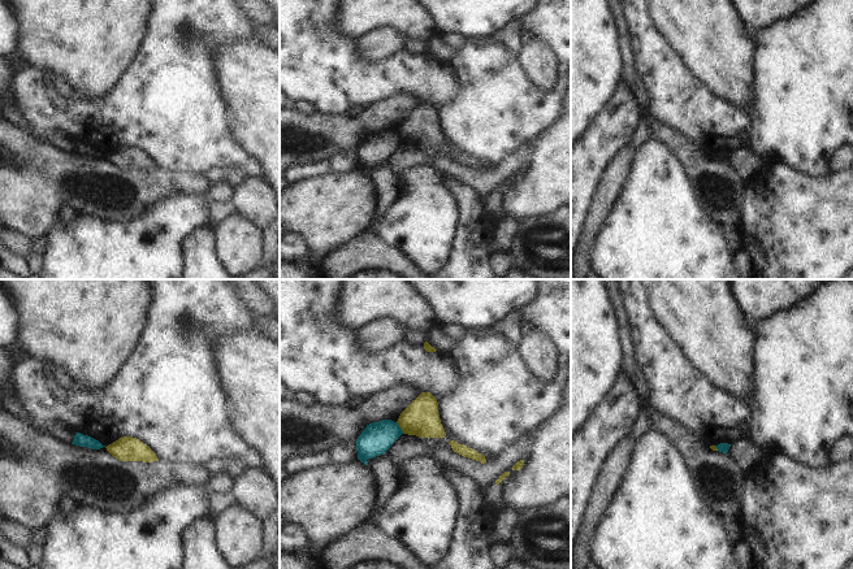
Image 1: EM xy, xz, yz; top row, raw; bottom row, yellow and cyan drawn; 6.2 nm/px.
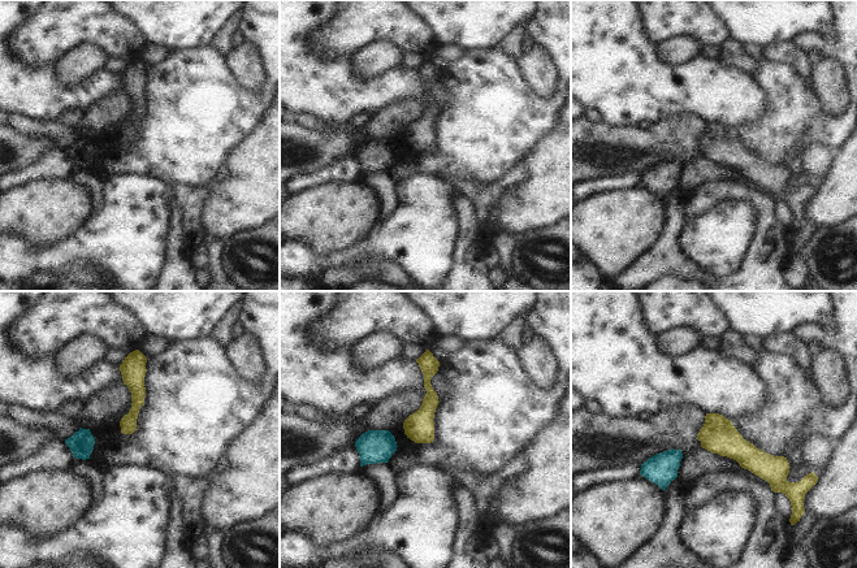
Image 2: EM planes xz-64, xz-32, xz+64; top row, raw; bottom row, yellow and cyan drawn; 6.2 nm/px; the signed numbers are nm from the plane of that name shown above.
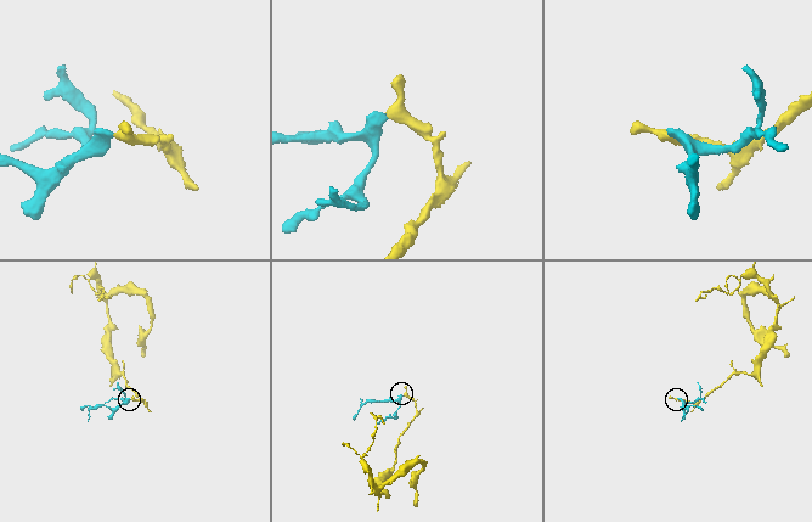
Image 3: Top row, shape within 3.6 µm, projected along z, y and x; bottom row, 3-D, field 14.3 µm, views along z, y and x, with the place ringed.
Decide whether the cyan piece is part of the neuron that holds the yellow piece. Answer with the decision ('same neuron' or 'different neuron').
different neuron

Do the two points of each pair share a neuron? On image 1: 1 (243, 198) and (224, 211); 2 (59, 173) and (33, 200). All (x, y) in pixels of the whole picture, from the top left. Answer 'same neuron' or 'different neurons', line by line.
1: different neurons
2: same neuron

